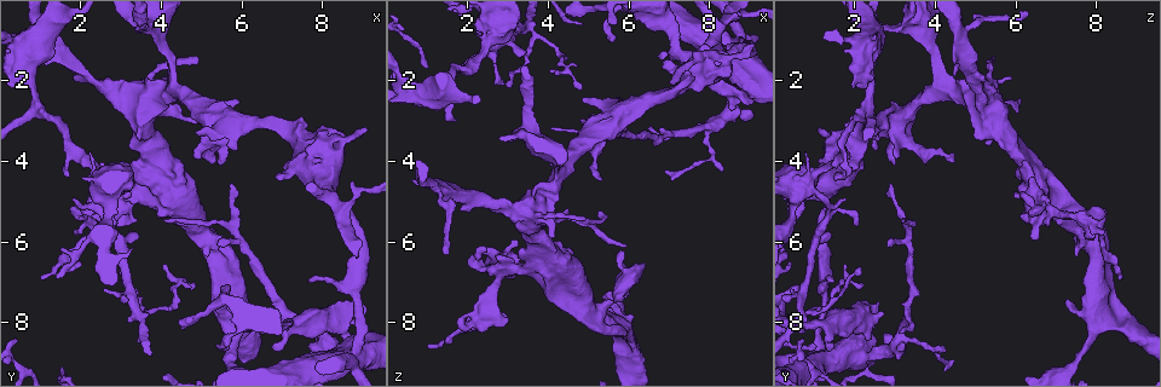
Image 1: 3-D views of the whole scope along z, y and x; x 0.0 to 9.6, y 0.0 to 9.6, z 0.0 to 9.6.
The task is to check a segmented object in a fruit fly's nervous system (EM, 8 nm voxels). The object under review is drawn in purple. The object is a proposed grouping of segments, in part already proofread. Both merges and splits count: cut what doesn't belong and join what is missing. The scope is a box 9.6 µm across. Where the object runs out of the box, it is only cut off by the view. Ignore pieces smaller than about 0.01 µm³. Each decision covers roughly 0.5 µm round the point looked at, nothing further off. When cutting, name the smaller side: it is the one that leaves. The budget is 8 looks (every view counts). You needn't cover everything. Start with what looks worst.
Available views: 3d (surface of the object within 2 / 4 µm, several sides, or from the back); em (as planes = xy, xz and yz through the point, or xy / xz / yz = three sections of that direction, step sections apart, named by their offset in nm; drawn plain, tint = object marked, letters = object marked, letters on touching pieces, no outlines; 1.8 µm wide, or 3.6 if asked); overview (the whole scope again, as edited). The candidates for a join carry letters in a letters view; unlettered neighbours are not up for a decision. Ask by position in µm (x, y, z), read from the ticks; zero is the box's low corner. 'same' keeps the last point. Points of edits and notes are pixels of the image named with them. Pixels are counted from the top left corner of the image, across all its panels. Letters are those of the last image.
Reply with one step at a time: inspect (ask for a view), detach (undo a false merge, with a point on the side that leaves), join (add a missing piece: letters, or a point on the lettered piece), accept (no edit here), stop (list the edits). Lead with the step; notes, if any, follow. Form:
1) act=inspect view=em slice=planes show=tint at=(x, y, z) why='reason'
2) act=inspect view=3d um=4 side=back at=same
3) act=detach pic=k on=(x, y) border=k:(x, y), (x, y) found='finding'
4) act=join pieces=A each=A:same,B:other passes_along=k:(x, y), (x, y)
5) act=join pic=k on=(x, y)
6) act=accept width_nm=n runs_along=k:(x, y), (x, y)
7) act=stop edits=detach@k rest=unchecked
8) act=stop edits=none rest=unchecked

act=inspect view=3d um=4 at=(8.65, 9.10, 1.05) why='sharp bend'

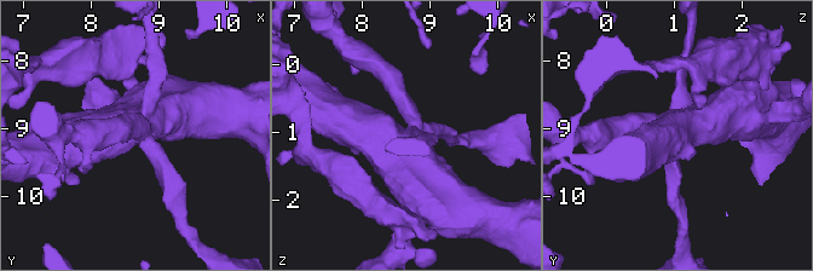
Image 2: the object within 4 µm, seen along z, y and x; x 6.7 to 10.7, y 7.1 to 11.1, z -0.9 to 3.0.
act=inspect view=em um=3.6 slice=xy step=16 show=letters at=(8.65, 9.05, 1.05) why='need the tissue'

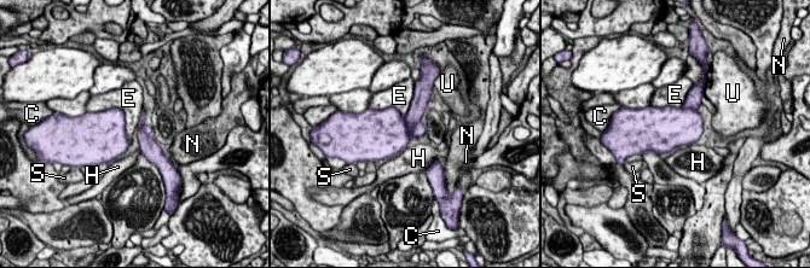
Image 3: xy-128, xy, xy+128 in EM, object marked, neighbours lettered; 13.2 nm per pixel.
act=detach pic=3 on=(392, 133) each=C:other,E:other,H:other,N:other,S:other,U:other border=3:(404, 117), (410, 128), (420, 120) found='two cells meet here'

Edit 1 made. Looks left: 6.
act=inspect view=em um=3.6 slice=planes show=letters at=(2.55, 4.45, 0.90) why='sudden change in width'

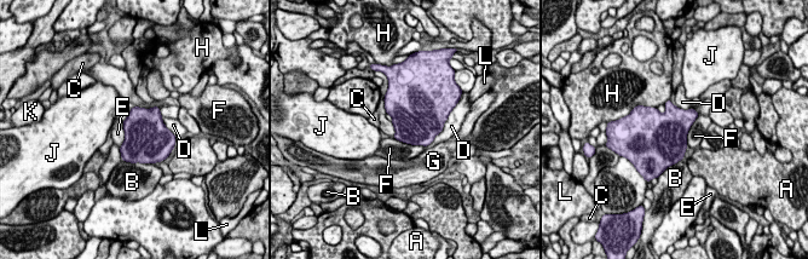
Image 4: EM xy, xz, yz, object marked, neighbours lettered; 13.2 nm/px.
act=accept each=A:other,B:other,C:other,D:other,E:other,F:other,G:other,H:other,J:other,K:other,L:other border=4:(123, 121), (123, 143), (120, 148) found='all the same cell'

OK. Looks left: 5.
act=inspect view=em slice=planes show=tint at=(3.10, 5.15, 6.75) why='arms run side by side'

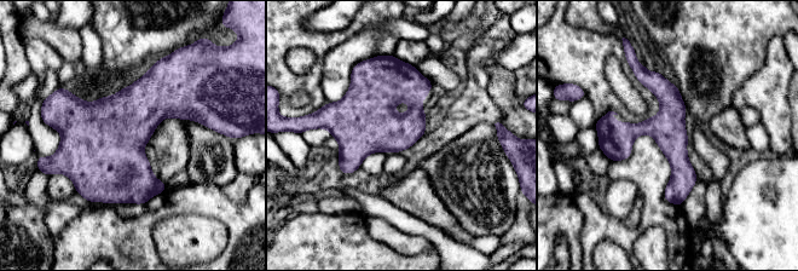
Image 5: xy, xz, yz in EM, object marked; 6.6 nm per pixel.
act=inspect view=em slice=planes show=letters at=same

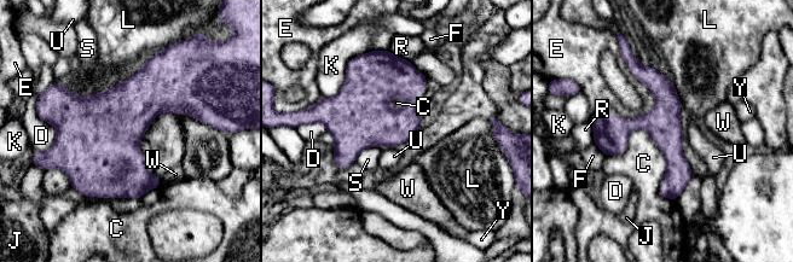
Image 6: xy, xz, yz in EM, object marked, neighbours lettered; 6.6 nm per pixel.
act=accept each=C:other,D:other,E:other,F:other,J:other,K:other,L:other,R:other,S:other,U:other,W:other,Y:other runs_along=6:(595, 124), (649, 124), (671, 146), (675, 194) found='continuous, no second cell'

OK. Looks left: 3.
act=inspect view=3d um=4 at=(3.55, 2.35, 5.30) why='calibre changes'

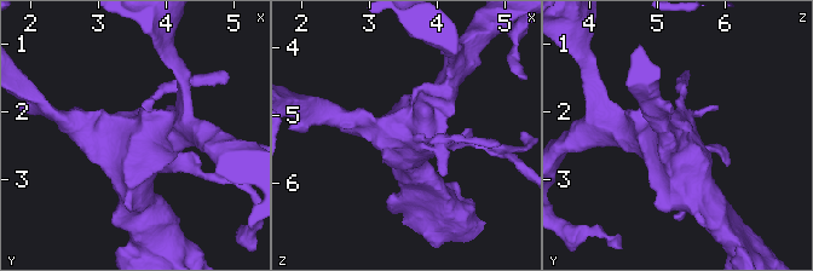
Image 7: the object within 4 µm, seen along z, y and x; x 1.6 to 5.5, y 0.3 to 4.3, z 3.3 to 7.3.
act=inspect view=em slice=planes show=tint at=(3.60, 2.35, 5.30)

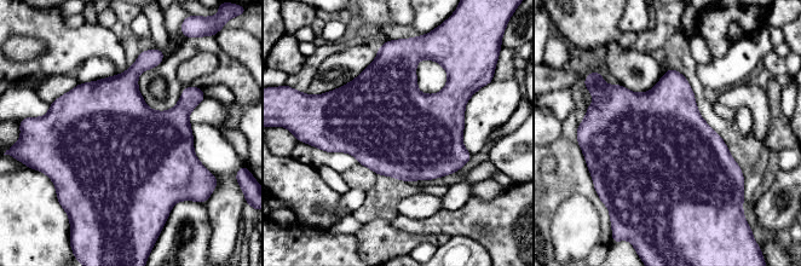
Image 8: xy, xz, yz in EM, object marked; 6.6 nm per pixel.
act=inspect view=em slice=planes show=letters at=same

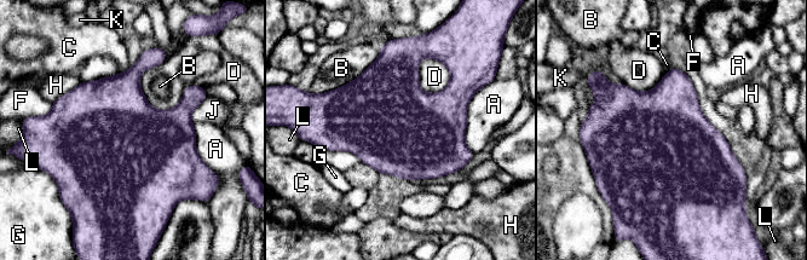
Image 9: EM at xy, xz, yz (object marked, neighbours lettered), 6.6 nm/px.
act=accept each=A:other,B:other,C:other,D:other,F:other,G:other,H:other,J:other,K:other,L:other border=9:(166, 57), (140, 75), (157, 110) found='all the same cell'

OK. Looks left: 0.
act=stop edits=detach@3 rest=unchecked

